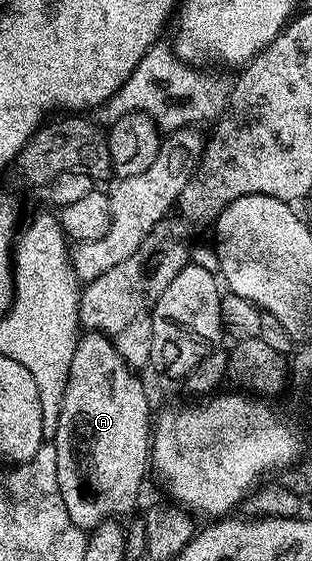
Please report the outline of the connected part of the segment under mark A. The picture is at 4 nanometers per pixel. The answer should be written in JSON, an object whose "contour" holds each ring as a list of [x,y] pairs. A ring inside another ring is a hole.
{"contour":[[[85,332],[78,337],[77,347],[75,348],[75,356],[71,356],[71,372],[69,373],[69,379],[67,380],[67,388],[63,388],[63,404],[61,405],[61,411],[59,412],[59,420],[57,421],[57,427],[55,432],[51,436],[51,445],[55,452],[55,464],[57,465],[57,483],[59,484],[59,492],[63,496],[63,504],[67,504],[67,516],[71,516],[71,520],[79,529],[86,532],[92,531],[94,526],[98,526],[101,522],[112,519],[114,516],[121,516],[117,514],[129,514],[137,506],[137,493],[141,490],[141,481],[145,478],[145,469],[148,471],[151,466],[151,410],[149,414],[149,398],[145,395],[145,386],[136,378],[138,376],[128,363],[125,362],[123,356],[119,354],[114,346],[114,339],[107,334],[99,334],[96,332]]]}

